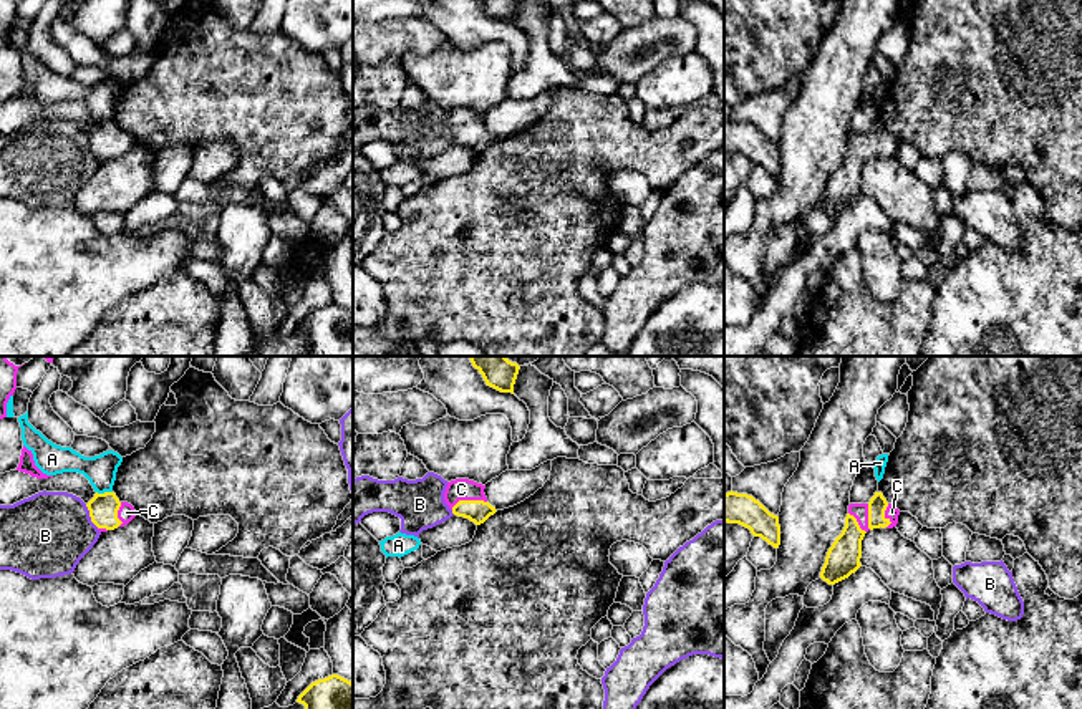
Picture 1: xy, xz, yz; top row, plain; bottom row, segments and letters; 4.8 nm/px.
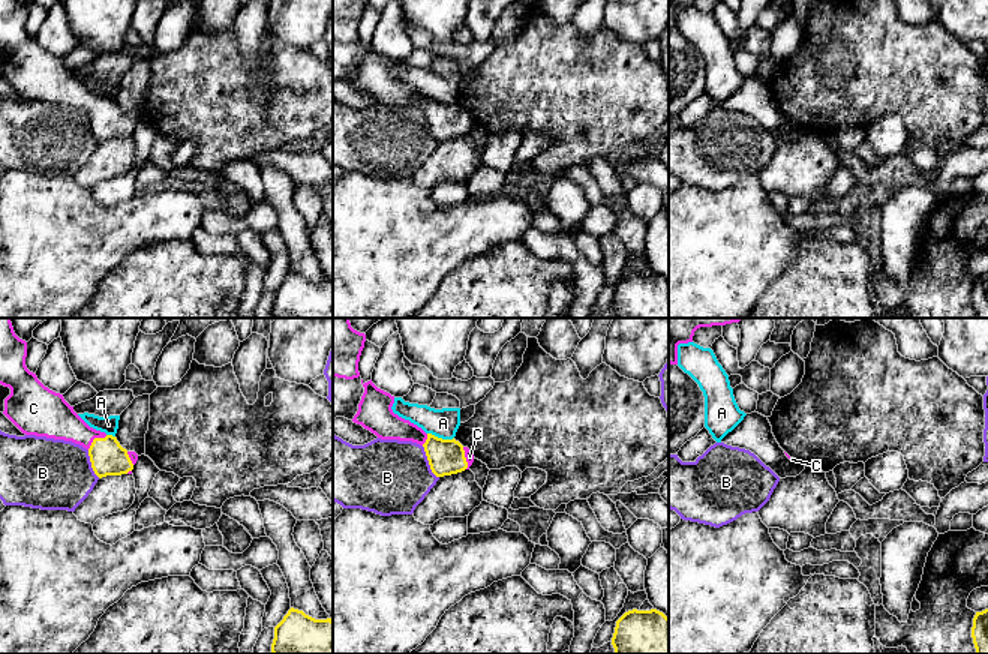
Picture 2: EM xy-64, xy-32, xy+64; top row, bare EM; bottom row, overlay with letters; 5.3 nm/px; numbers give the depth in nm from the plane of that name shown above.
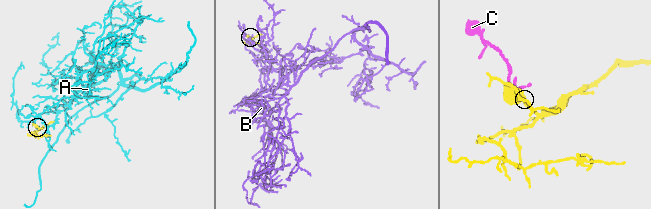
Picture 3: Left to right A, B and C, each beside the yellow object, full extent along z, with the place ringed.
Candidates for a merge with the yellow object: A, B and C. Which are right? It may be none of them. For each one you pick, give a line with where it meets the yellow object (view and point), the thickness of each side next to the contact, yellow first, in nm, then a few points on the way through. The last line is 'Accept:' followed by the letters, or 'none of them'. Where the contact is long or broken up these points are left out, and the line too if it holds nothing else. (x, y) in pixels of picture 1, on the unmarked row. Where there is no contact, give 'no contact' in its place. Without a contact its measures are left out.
C: contact xz (468, 130); calibres 110 and 110 nm; way xz (476, 139), (468, 130), (461, 118)
Accept: C

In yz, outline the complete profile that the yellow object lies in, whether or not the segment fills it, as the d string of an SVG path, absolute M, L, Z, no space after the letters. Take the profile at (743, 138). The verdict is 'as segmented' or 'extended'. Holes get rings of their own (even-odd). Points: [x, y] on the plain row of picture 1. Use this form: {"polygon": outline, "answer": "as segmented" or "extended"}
{"polygon": "M732 119L724 123L724 151L749 157L754 166L761 166L774 177L780 174L779 146L752 124Z", "answer": "as segmented"}

